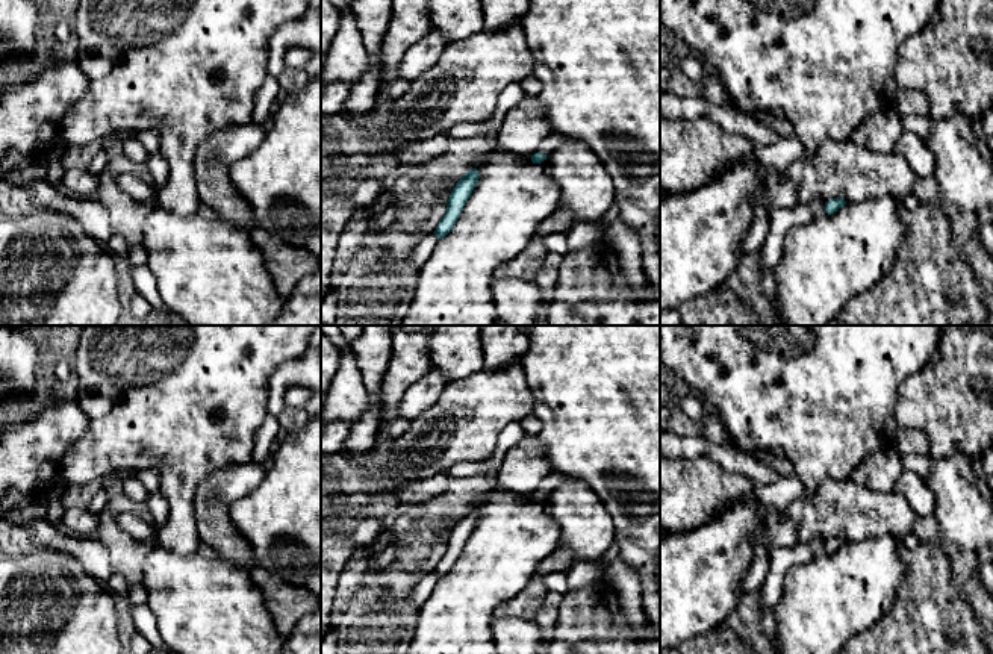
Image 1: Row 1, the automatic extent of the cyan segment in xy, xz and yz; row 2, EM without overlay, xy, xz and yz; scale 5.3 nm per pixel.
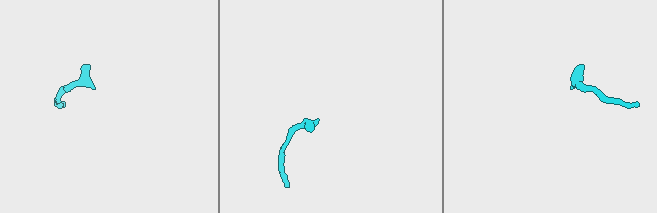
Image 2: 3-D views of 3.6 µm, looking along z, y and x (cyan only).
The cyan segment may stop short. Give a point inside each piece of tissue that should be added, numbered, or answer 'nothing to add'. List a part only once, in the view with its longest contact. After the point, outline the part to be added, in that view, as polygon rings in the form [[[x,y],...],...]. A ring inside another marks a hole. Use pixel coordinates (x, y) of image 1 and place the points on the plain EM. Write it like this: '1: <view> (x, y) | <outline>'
1: xz (553, 480) | [[[553,471],[545,478],[542,478],[539,490],[548,495],[551,490],[557,489],[566,480],[569,480],[568,475]]]

